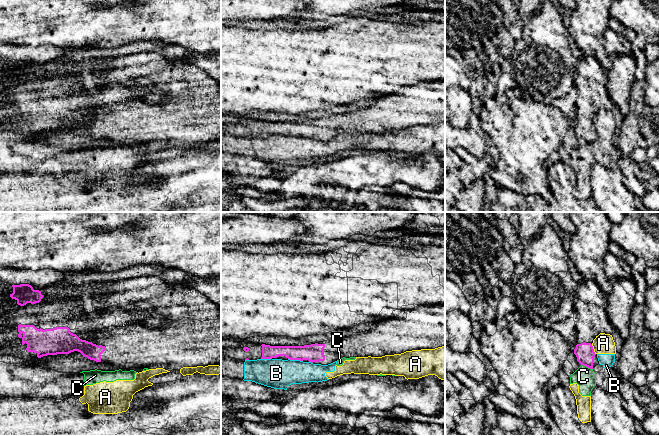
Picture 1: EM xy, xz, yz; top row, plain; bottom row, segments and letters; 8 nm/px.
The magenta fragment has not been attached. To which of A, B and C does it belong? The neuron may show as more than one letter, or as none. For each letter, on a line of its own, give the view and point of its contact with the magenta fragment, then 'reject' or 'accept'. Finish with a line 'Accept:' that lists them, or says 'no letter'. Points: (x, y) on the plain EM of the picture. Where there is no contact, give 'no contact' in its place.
A: yz (593, 125) | reject
B: xz (295, 135) | reject
C: yz (587, 142) | reject
Accept: no letter

